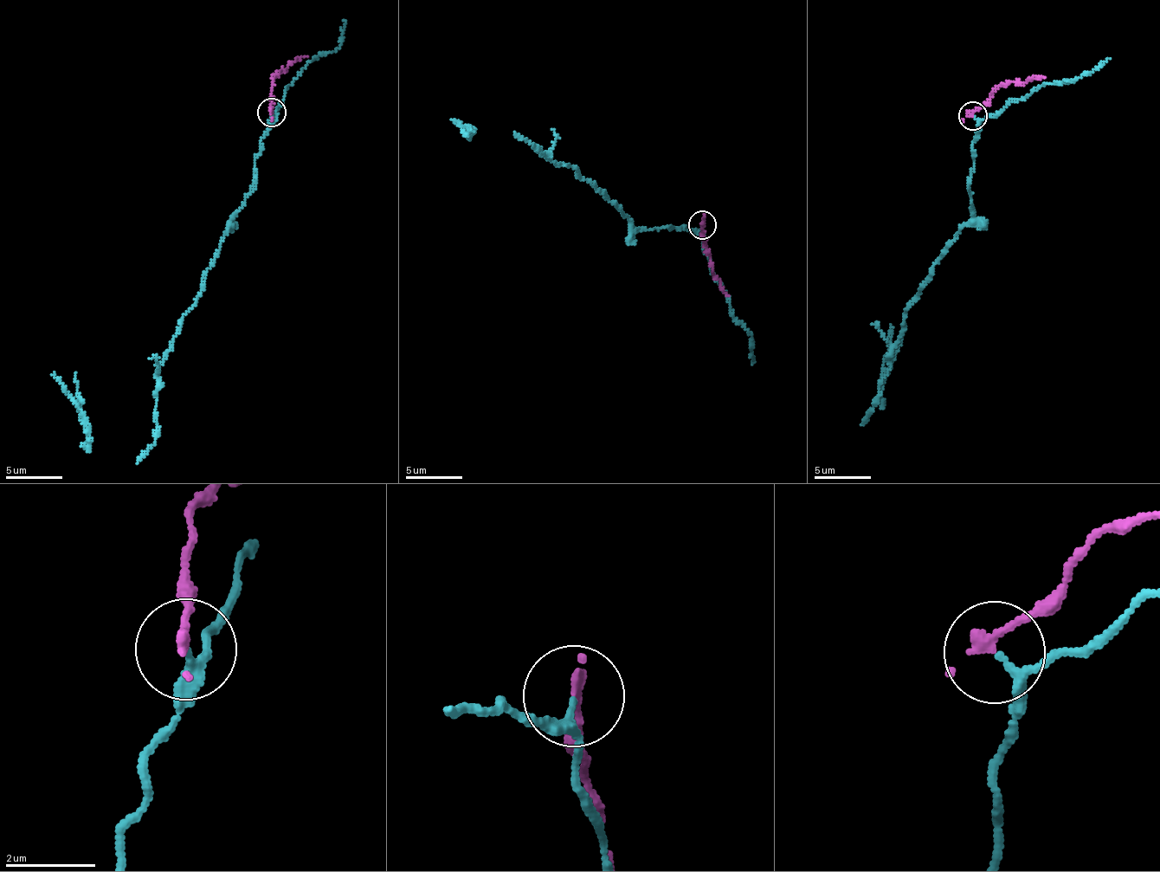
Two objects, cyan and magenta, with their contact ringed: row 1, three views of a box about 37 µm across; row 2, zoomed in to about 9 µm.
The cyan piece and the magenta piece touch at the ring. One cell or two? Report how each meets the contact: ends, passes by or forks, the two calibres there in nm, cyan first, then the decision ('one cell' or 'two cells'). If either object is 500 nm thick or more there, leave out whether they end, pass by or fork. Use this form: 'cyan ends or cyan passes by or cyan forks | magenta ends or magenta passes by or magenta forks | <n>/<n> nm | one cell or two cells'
cyan passes by | magenta ends | 190/240 nm | two cells

